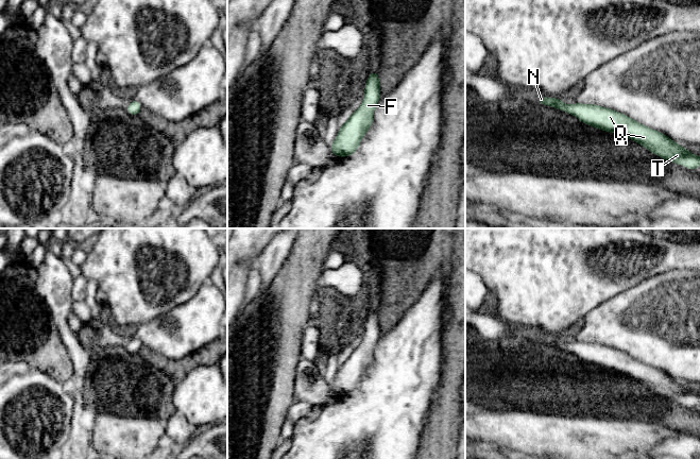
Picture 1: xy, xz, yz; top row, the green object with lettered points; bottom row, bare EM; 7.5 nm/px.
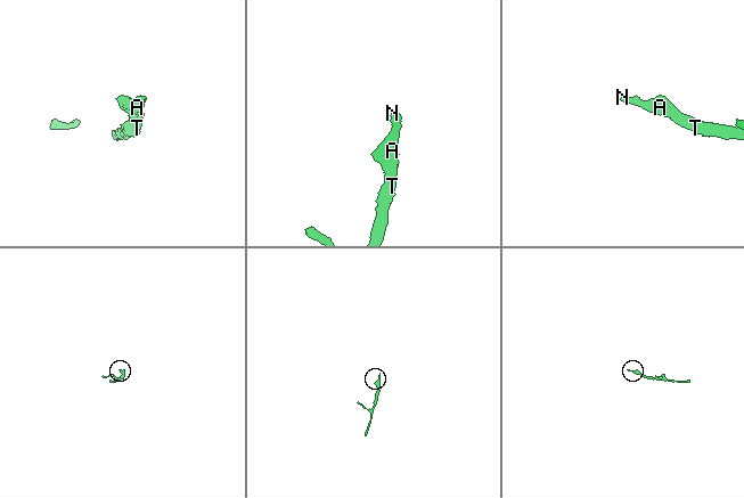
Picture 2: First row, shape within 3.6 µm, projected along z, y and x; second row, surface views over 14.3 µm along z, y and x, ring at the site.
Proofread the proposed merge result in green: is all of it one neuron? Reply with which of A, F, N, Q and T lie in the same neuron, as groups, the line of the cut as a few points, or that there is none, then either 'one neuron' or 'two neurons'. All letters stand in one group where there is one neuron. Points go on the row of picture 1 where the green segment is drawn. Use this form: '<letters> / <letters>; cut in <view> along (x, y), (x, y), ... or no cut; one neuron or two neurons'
A F N Q T; no cut; one neuron

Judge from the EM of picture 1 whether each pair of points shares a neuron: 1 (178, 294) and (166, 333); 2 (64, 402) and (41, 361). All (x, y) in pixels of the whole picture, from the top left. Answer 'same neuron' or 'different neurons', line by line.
1: different neurons
2: different neurons

